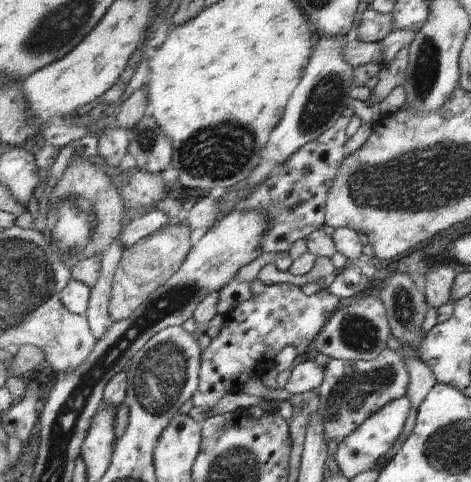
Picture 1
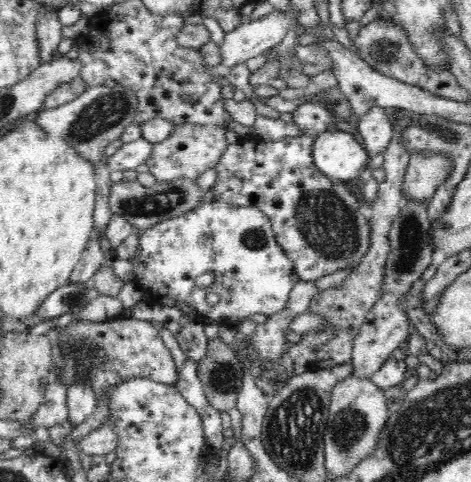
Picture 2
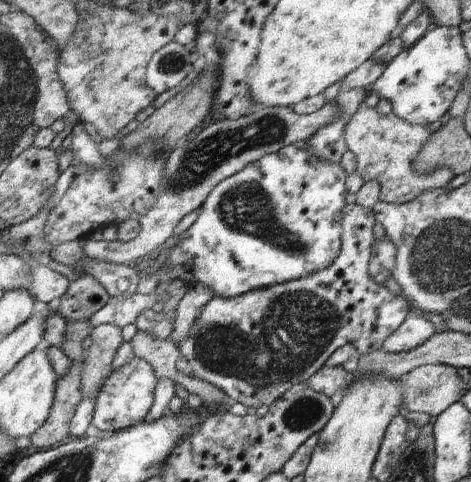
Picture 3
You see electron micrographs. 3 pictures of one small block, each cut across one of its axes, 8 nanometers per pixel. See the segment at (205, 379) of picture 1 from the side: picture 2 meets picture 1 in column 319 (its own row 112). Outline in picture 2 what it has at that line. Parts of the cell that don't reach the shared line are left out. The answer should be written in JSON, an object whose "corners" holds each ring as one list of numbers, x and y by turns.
{"corners":[[306,100,306,104,294,110,292,116,294,124,304,132,304,136,282,138,274,142,264,142,258,136,240,136,236,144,230,144,226,148,216,166,218,180,214,184,214,200,244,208,260,208,272,220,276,240,292,258,296,274,302,280,320,280,324,276,332,276,334,272,354,272,372,248,372,222,366,220,366,216,360,212,358,198,348,188,344,188,342,182,328,180,316,168,314,158,316,138,320,138,320,134,324,132,340,132,340,122,336,120,330,104,316,100]]}

